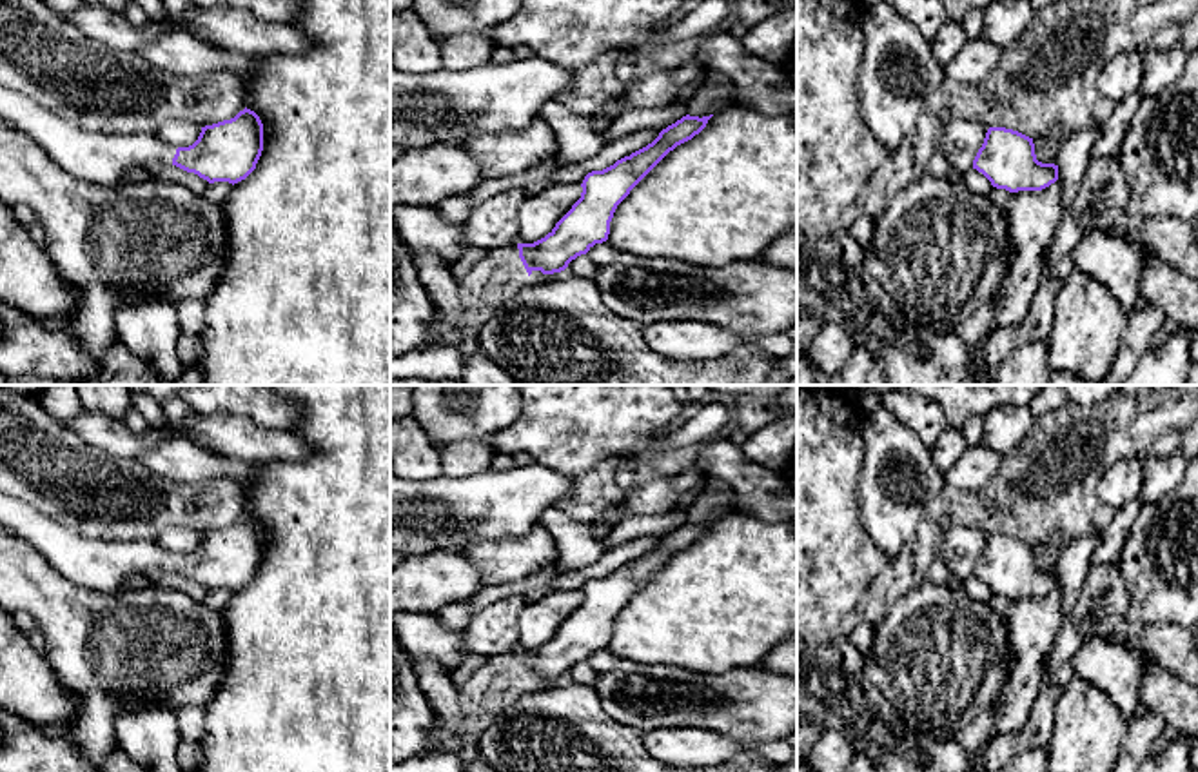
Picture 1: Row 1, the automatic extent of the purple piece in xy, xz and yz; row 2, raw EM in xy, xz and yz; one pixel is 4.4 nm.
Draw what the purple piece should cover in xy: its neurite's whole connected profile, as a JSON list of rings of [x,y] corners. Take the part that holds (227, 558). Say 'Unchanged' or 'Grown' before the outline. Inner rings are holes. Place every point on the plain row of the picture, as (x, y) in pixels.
Grown. [[[0,492],[0,523],[27,539],[73,585],[120,592],[149,570],[172,570],[209,590],[245,587],[263,558],[263,530],[243,516],[234,525],[201,534],[189,554],[171,554],[154,539],[100,541],[62,527],[33,507]]]

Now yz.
Unchanged. [[[1006,534],[987,536],[973,576],[1009,599],[1042,598],[1058,587],[1058,572],[1036,567],[1033,545]]]

